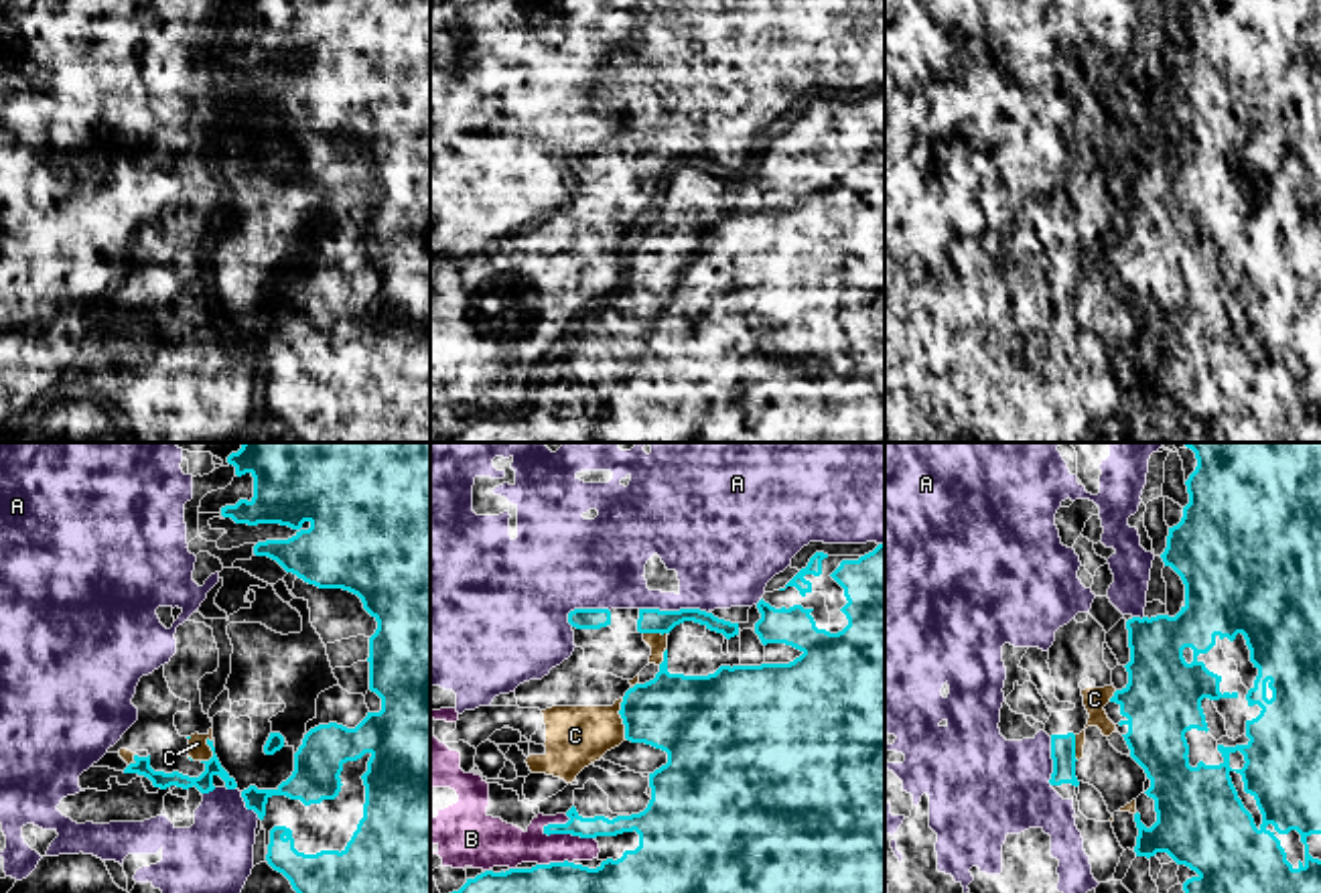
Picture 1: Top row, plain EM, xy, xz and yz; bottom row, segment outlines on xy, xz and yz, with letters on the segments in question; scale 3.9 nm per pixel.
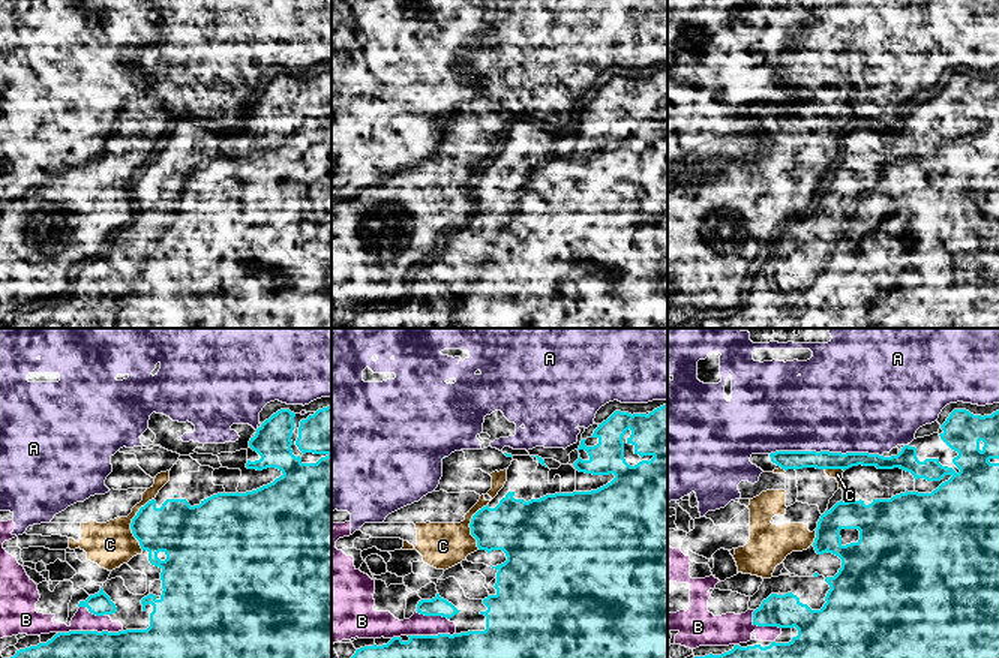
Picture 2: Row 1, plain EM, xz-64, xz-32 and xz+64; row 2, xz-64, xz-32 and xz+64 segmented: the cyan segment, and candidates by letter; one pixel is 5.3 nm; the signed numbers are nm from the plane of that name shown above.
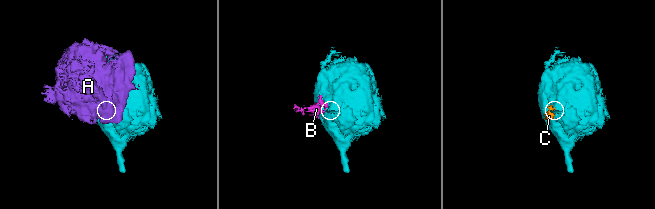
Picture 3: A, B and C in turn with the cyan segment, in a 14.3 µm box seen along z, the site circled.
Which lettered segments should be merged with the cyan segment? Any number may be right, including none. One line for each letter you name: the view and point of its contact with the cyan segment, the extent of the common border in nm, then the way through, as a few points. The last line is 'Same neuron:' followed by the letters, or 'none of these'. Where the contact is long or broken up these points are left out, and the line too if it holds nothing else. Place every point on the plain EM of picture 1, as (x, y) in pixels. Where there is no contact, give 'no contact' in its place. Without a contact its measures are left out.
Same neuron: none of these

